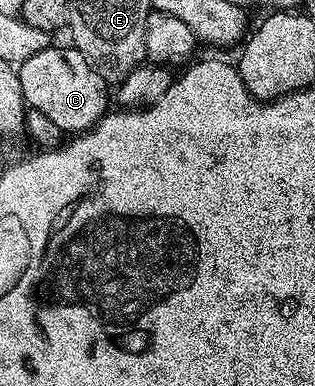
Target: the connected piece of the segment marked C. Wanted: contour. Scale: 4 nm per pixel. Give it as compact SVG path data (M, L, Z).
M51 47L40 51L22 62L18 72L25 106L46 115L64 135L79 135L94 128L109 112L110 85L75 47L67 48Z

